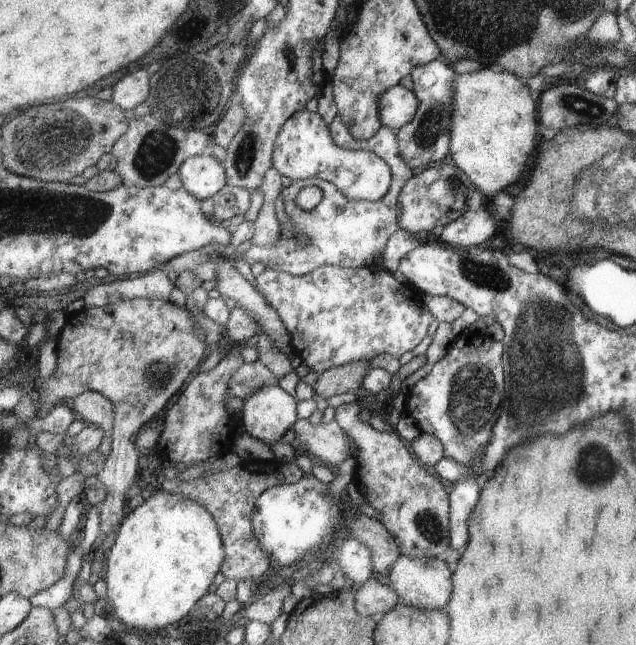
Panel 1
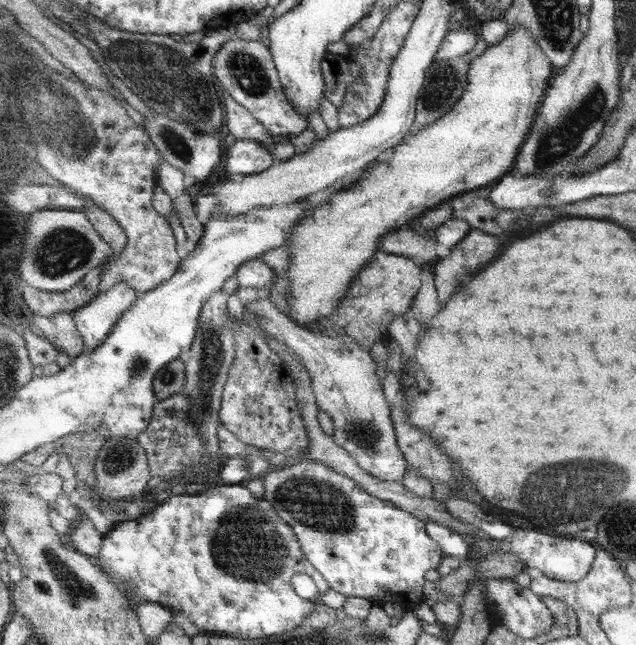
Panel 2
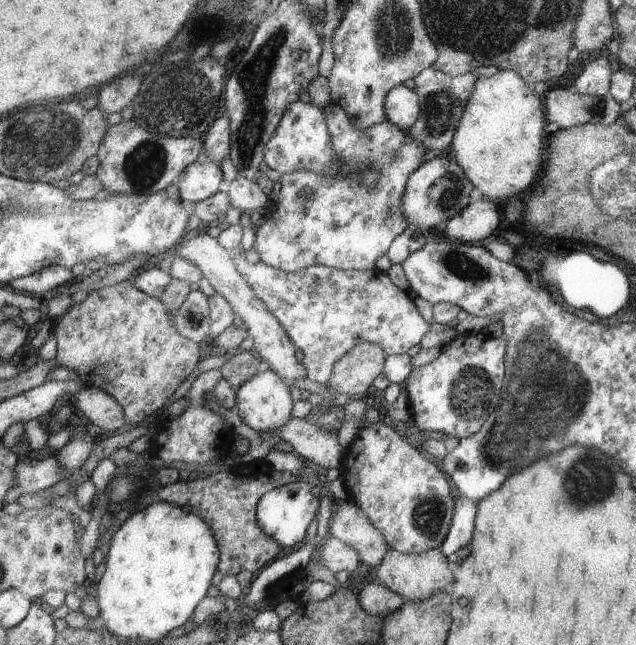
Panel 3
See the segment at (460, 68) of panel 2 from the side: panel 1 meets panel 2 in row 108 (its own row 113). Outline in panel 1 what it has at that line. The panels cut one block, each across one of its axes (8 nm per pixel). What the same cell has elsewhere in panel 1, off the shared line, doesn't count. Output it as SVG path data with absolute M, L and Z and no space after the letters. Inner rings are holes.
M443 58L437 59L427 66L421 66L412 73L412 92L420 101L419 111L415 119L398 131L401 153L405 160L415 168L427 168L437 162L446 161L450 156L451 132L453 130L453 92L457 72L445 64Z

